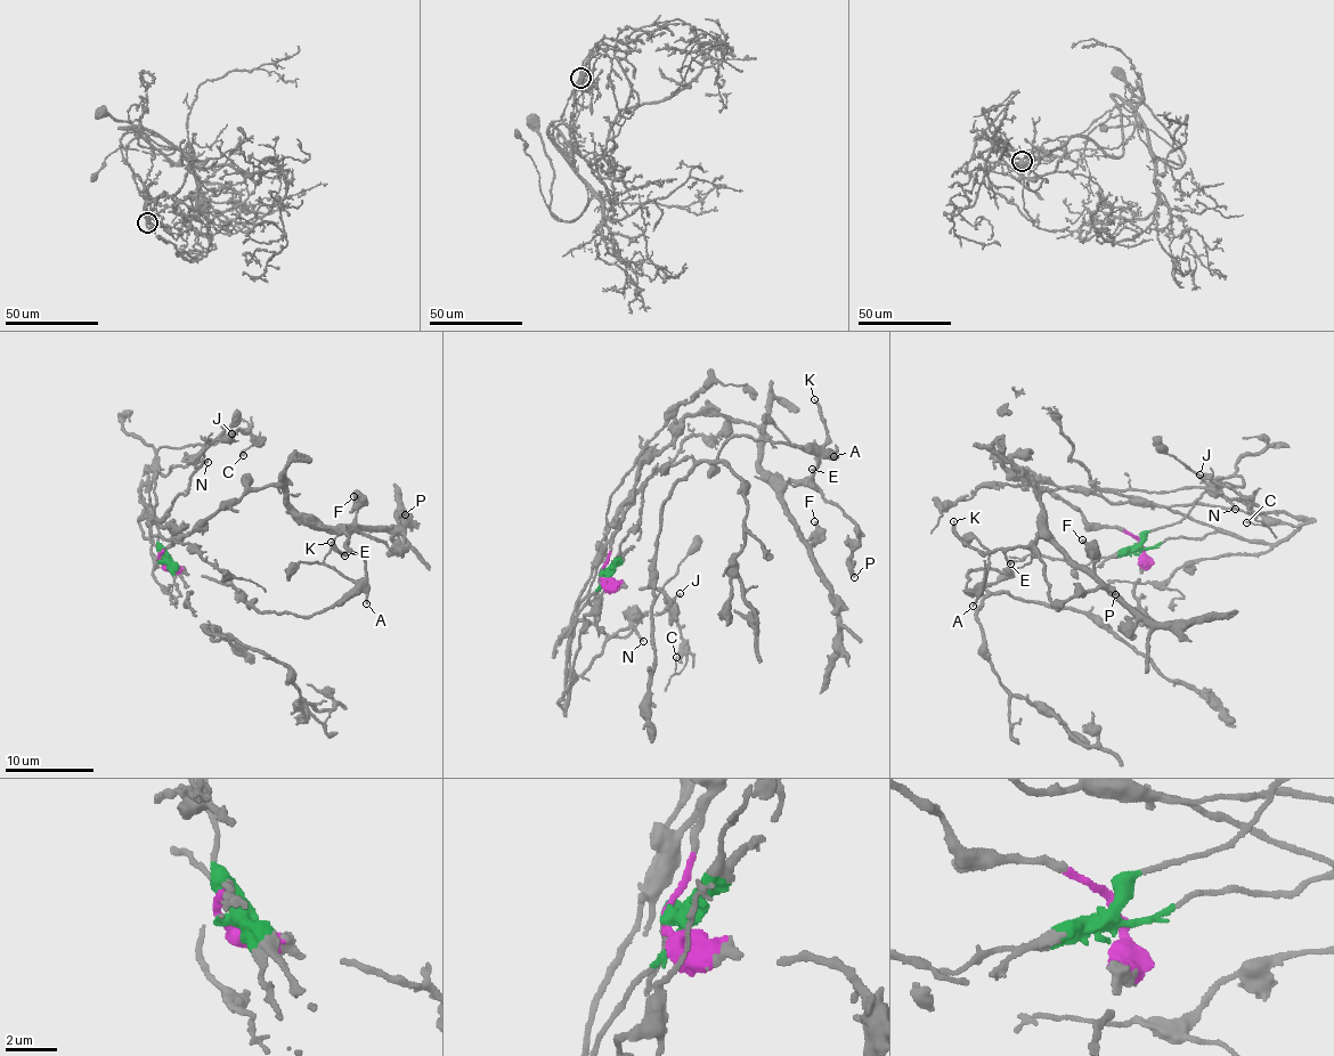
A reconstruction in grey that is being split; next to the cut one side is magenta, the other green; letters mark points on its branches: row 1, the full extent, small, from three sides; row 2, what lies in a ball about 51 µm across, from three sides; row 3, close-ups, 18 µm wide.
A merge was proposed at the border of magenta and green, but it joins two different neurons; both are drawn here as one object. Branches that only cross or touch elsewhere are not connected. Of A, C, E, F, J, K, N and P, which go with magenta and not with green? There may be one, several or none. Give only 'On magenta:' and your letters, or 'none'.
On magenta: A, E, F, K, P

